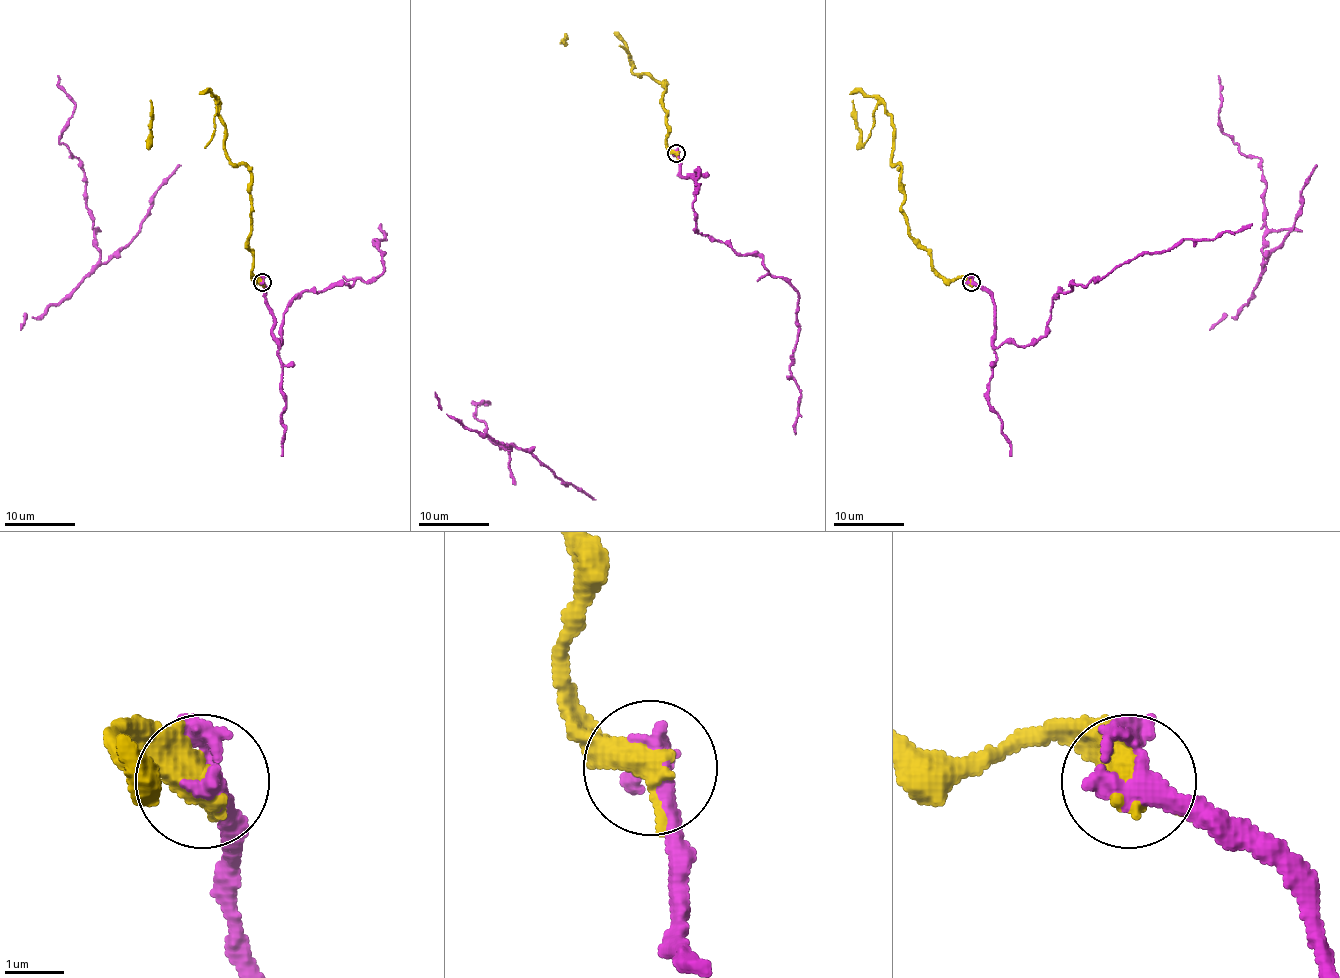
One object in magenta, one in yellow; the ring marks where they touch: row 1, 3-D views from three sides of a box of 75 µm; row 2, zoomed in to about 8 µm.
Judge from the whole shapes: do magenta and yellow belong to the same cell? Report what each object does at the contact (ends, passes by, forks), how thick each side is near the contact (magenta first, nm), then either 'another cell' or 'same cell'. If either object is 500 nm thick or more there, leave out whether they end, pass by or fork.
magenta passes by | yellow passes by | 320/440 nm | same cell

